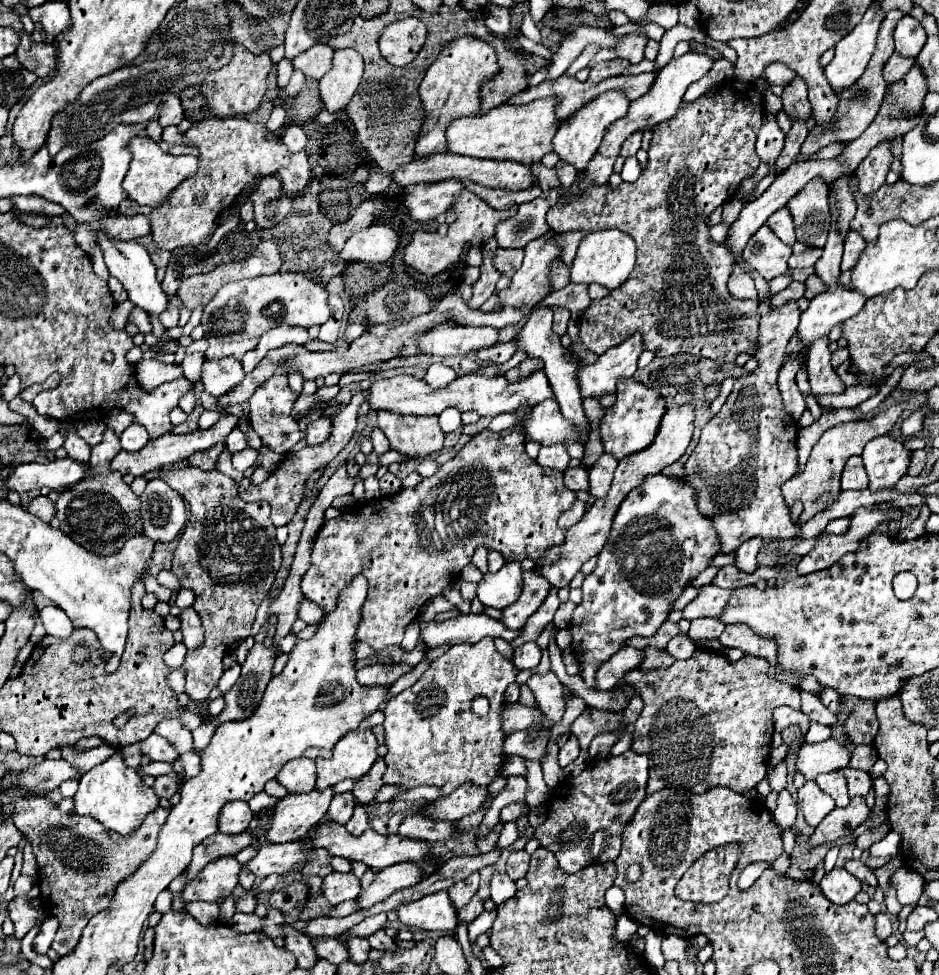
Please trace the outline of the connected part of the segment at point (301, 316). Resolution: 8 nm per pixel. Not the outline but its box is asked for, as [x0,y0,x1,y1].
[204,273,330,359]

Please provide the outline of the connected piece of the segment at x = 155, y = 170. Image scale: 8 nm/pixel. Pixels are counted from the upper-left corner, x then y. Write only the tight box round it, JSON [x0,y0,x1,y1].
[122,137,198,207]

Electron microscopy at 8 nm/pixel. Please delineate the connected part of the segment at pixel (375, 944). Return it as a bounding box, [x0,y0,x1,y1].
[368,929,394,949]

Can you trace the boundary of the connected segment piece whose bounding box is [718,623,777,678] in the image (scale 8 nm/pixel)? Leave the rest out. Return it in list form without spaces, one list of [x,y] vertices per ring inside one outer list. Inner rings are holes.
[[[726,625],[724,633],[718,637],[718,641],[724,647],[736,647],[746,655],[758,655],[770,661],[770,669],[768,674],[770,677],[776,677],[777,667],[777,646],[770,639],[760,639],[760,635],[756,635],[748,625]]]

